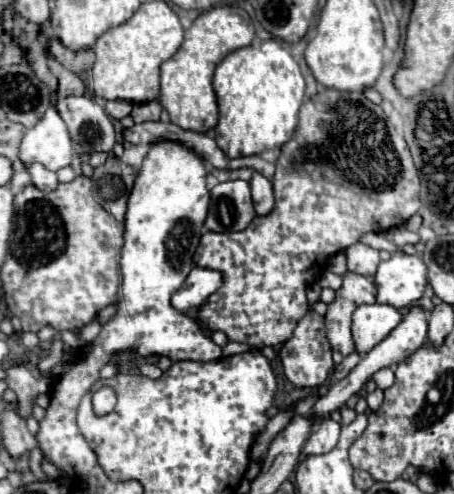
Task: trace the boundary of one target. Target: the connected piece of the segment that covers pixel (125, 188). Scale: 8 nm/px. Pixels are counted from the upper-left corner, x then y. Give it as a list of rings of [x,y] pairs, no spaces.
[[[109,156],[107,162],[97,166],[91,176],[95,200],[121,222],[127,212],[127,200],[135,176],[137,176],[137,168],[125,164],[117,156]]]

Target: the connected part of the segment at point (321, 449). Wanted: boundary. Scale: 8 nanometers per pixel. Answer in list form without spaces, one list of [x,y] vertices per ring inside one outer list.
[[[323,418],[311,432],[311,436],[307,438],[305,446],[303,446],[303,454],[325,454],[329,450],[335,448],[337,440],[339,440],[339,424],[331,418]]]

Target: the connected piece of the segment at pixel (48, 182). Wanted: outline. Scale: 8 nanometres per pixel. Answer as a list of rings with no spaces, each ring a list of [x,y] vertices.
[[[31,164],[31,168],[27,168],[27,170],[31,174],[31,182],[41,190],[53,190],[59,184],[57,174],[43,168],[43,164]]]

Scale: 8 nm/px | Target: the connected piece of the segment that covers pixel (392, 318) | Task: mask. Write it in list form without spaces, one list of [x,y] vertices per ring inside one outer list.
[[[363,304],[353,314],[353,340],[359,354],[377,346],[397,324],[403,320],[403,312],[389,304]]]

